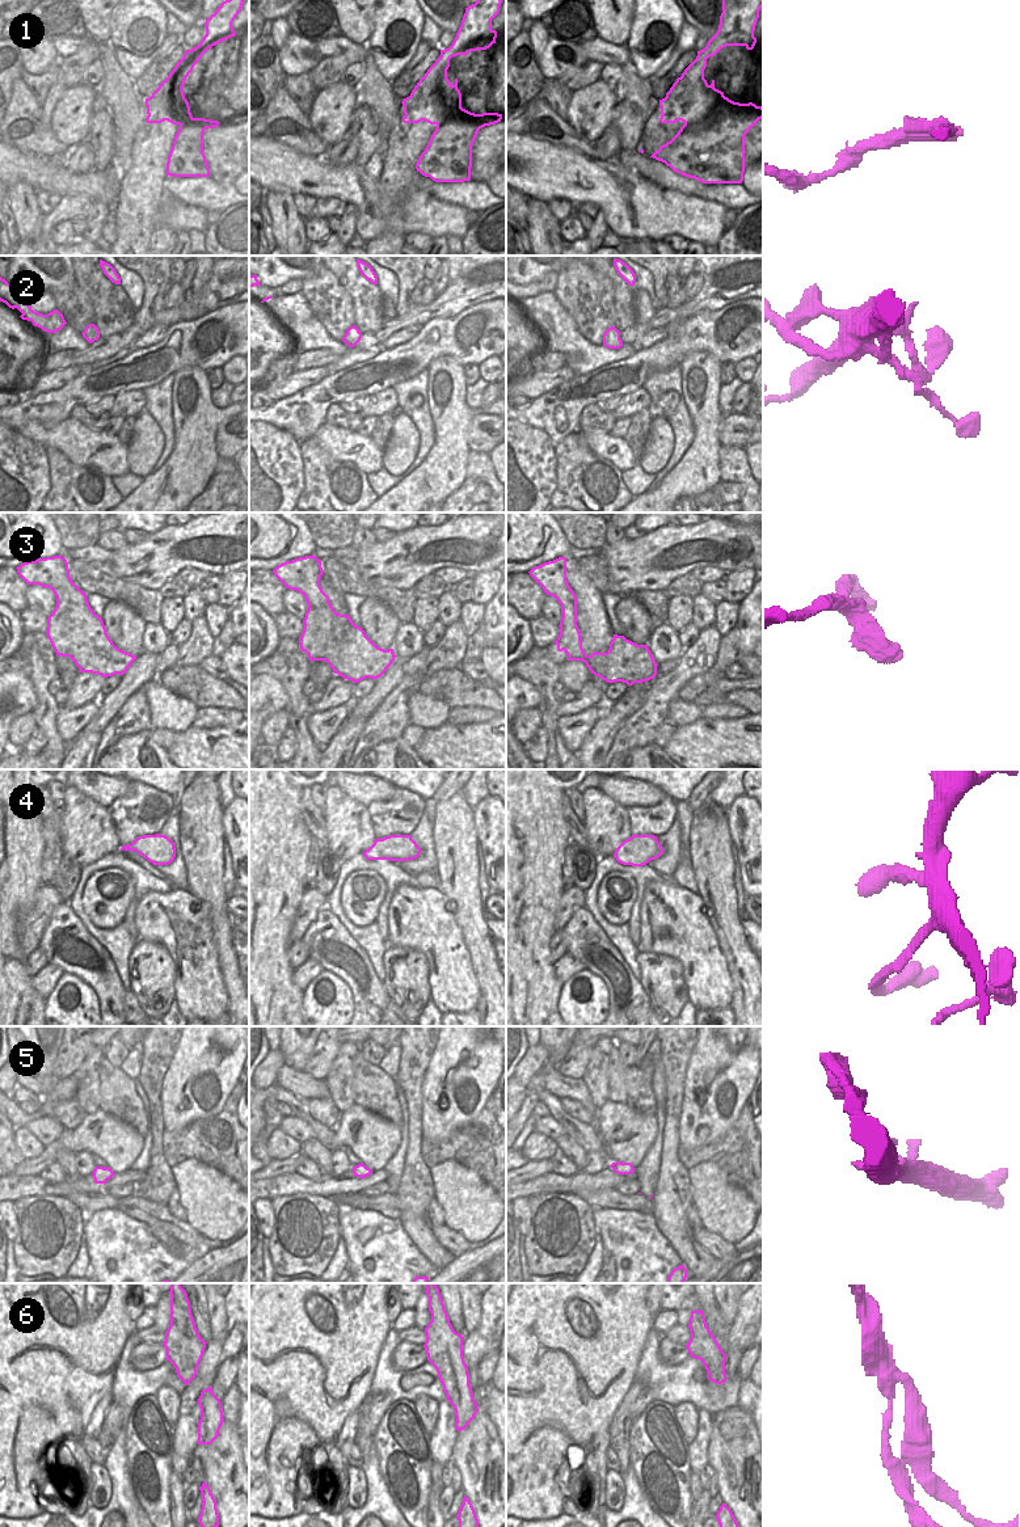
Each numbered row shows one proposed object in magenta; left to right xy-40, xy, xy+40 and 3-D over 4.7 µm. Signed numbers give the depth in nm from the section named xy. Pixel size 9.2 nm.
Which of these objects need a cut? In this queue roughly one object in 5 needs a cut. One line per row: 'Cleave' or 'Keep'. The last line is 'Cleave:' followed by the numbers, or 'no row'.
1: Cleave
2: Cleave
3: Keep
4: Keep
5: Keep
6: Cleave
Cleave: 1, 2, 6.

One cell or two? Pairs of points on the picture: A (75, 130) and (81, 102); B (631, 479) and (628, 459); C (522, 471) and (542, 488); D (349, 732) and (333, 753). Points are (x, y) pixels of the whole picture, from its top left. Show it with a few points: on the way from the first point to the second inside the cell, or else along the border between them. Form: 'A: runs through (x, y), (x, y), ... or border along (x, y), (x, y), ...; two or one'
A: runs through (75, 123), (75, 115), (80, 109); one
B: border along (637, 463), (623, 472); two
C: runs through (527, 476), (536, 483); one
D: runs through (346, 737), (338, 747); one

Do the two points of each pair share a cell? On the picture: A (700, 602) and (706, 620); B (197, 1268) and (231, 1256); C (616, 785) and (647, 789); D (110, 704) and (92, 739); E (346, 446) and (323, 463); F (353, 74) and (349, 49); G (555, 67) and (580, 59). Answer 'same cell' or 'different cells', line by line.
A: same cell
B: same cell
C: same cell
D: different cells
E: different cells
F: different cells
G: same cell

